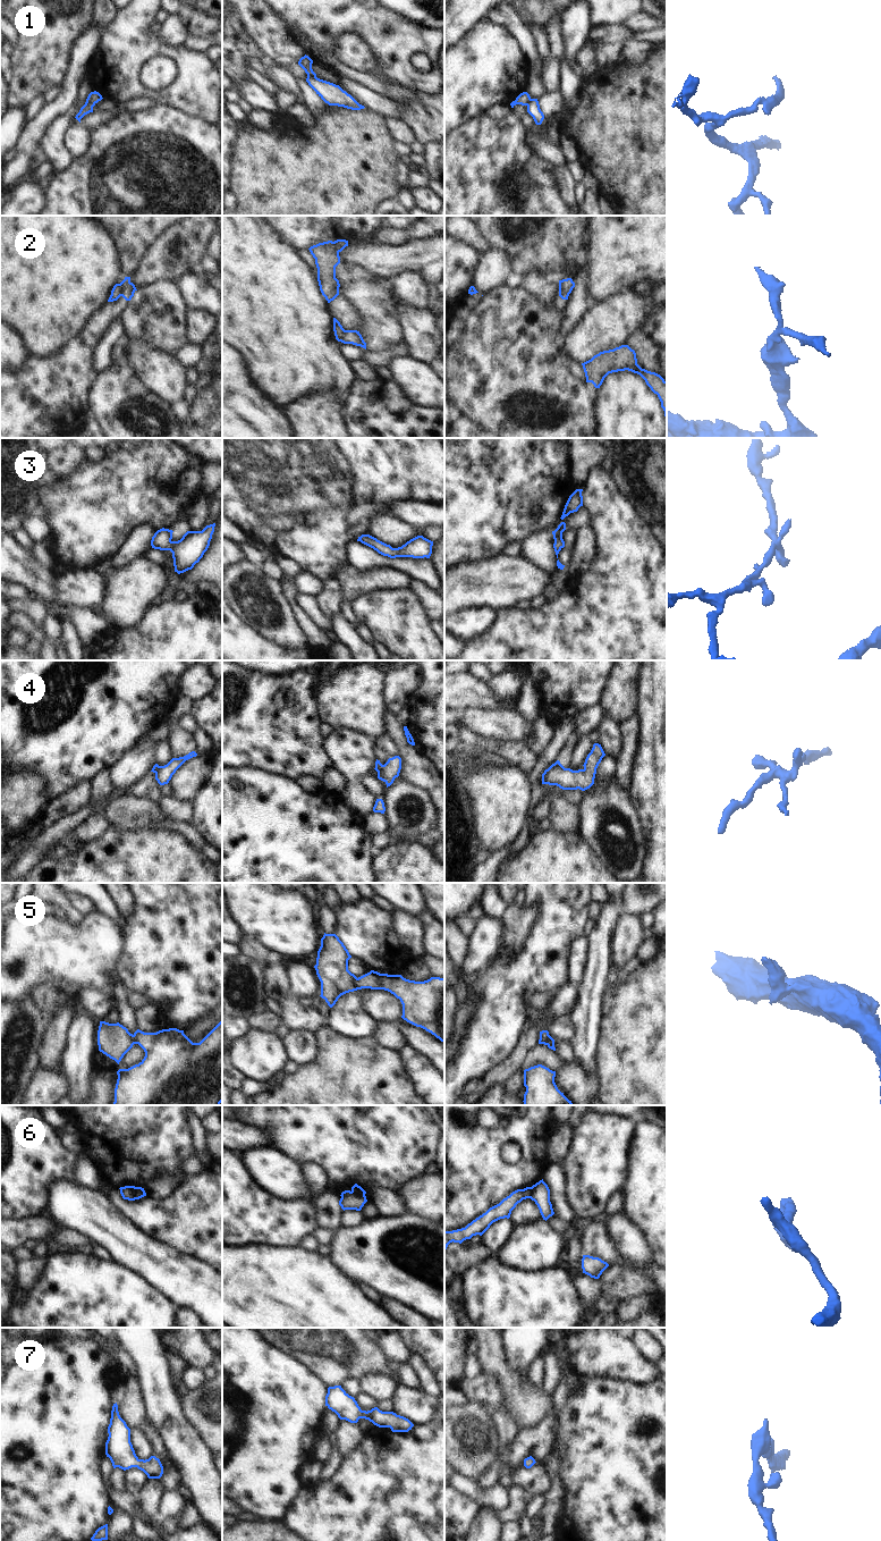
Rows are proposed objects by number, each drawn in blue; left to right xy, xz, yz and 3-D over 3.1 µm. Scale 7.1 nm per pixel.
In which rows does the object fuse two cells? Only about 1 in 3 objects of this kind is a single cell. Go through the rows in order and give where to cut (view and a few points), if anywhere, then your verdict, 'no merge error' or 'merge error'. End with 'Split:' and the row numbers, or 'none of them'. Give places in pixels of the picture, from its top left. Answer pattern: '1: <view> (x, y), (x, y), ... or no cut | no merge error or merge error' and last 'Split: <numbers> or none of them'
1: xy (86, 101), (94, 103) | merge error
2: xy (120, 283), (121, 295) | merge error
3: no cut | no merge error
4: xz (382, 765), (378, 774) | merge error
5: xz (356, 978), (358, 988) | merge error
6: xy (132, 1186), (132, 1192), (136, 1198) | merge error
7: no cut | no merge error
Split: 1, 2, 4, 5, 6

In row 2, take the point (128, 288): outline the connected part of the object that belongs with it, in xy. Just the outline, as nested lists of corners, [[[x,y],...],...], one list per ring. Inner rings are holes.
[[[125,277],[125,279],[120,283],[122,285],[122,297],[126,301],[130,301],[134,296],[134,293],[137,290],[135,285],[130,281],[130,277]]]

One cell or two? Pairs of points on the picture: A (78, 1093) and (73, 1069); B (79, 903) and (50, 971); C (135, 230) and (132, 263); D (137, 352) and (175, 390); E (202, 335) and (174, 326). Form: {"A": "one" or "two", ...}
{"A": "one", "B": "two", "C": "one", "D": "one", "E": "two"}

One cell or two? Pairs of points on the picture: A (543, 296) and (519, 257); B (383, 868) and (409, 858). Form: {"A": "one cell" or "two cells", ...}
{"A": "two cells", "B": "one cell"}

